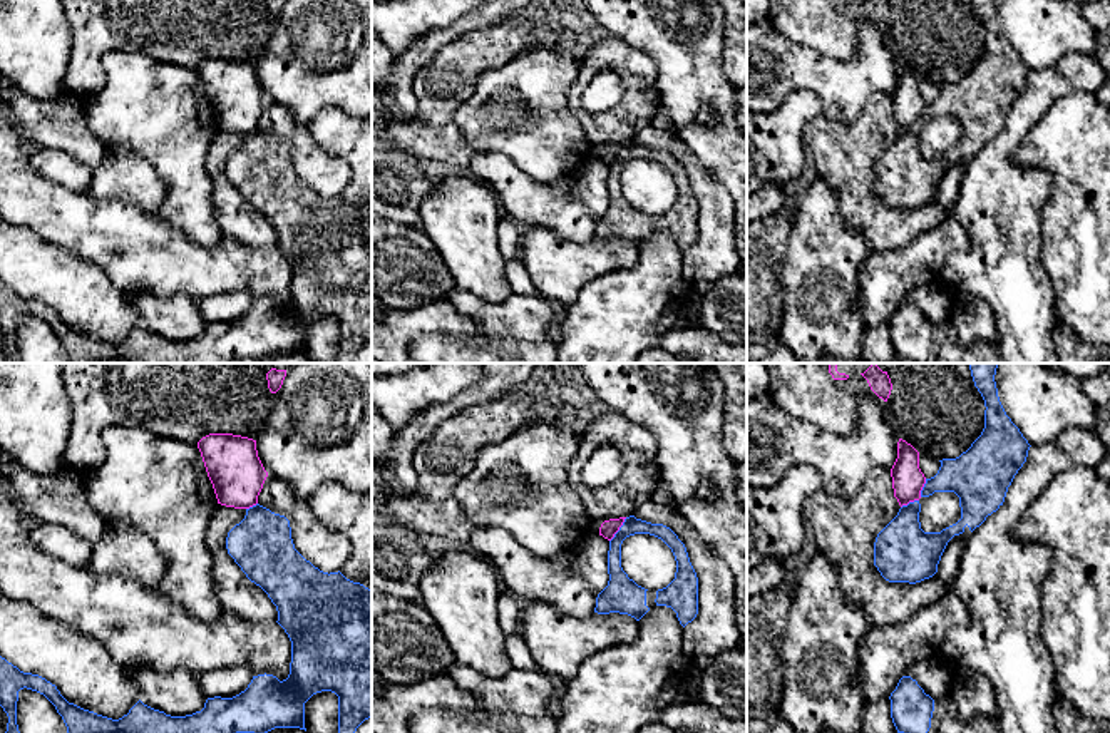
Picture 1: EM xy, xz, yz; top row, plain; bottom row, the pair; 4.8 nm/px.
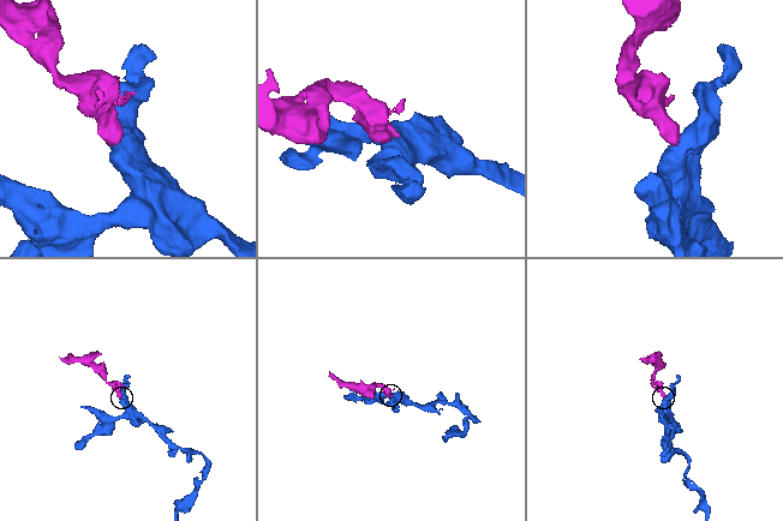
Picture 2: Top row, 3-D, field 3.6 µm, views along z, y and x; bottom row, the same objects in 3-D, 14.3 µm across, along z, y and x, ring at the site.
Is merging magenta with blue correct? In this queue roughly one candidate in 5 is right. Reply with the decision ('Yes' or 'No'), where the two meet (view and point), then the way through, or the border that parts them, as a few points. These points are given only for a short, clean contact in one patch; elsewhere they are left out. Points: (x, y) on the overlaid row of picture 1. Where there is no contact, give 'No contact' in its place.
No. Touches magenta at xz (618, 529). Boundary: xz (626, 517), (610, 541)

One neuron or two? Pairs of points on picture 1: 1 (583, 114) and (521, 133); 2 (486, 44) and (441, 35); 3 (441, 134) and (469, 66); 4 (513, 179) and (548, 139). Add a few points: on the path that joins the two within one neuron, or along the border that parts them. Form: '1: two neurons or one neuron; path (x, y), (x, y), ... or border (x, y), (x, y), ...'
1: two neurons; border (576, 77), (568, 107), (590, 153)
2: two neurons; border (491, 25), (459, 34), (426, 66)
3: one neuron; path (437, 117), (437, 97), (452, 82)
4: two neurons; border (486, 151), (509, 158), (538, 181), (560, 179)

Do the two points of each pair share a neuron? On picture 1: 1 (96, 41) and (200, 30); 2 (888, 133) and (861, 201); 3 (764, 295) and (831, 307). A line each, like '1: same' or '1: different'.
1: same
2: same
3: different

